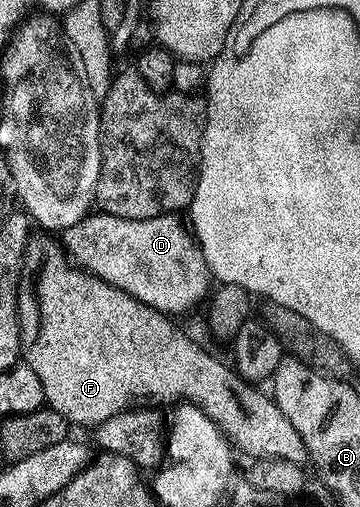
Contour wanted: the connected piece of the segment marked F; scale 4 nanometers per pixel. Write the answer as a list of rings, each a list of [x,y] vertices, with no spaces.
[[[34,245],[27,250],[22,272],[22,286],[19,288],[18,293],[18,320],[20,321],[20,337],[22,338],[22,359],[30,366],[32,373],[36,373],[36,377],[40,377],[40,385],[44,388],[44,397],[46,398],[45,406],[55,410],[56,413],[60,413],[60,416],[66,418],[68,423],[75,428],[78,426],[97,429],[104,421],[116,417],[127,408],[142,409],[147,405],[154,405],[150,403],[168,403],[178,397],[188,397],[187,402],[205,412],[221,428],[222,434],[226,436],[227,440],[237,450],[239,447],[244,454],[251,455],[251,460],[286,459],[288,462],[301,465],[307,462],[308,454],[300,433],[296,433],[296,429],[292,429],[292,421],[288,421],[288,417],[284,417],[284,413],[280,413],[280,409],[274,404],[273,398],[267,392],[265,395],[258,388],[261,386],[255,385],[251,380],[242,378],[229,362],[226,362],[227,364],[221,363],[216,356],[209,355],[200,344],[193,343],[173,323],[175,320],[169,314],[142,304],[136,297],[105,283],[92,274],[87,274],[86,271],[79,269],[77,266],[71,265],[67,256],[57,246],[55,247],[37,247],[37,245]]]

